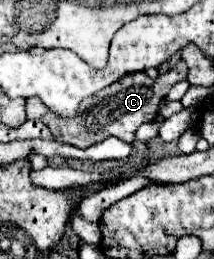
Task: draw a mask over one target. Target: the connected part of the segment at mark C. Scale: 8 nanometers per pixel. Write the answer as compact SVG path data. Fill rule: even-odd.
M181 59L173 69L169 69L167 73L159 75L157 79L151 79L147 77L145 73L133 73L133 75L125 75L123 79L119 79L117 83L105 87L103 91L99 91L97 95L85 99L81 103L81 111L77 111L77 115L73 119L61 119L57 115L53 115L43 103L41 99L37 97L31 97L27 99L27 119L37 119L37 121L43 121L53 137L59 141L59 143L69 143L69 145L75 145L75 147L89 147L89 145L95 145L111 135L115 135L117 139L121 141L127 141L131 143L135 139L135 131L141 123L147 123L151 119L157 117L157 111L159 111L159 105L161 101L165 99L165 95L169 93L169 89L181 81L181 79L187 79L187 63Z

